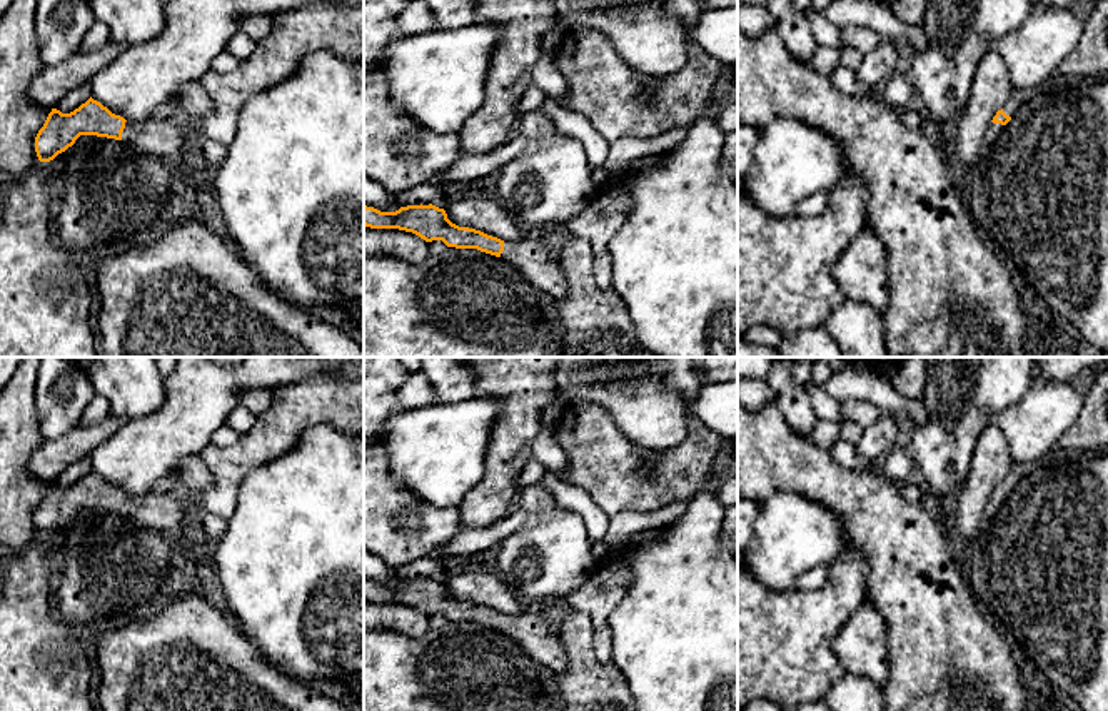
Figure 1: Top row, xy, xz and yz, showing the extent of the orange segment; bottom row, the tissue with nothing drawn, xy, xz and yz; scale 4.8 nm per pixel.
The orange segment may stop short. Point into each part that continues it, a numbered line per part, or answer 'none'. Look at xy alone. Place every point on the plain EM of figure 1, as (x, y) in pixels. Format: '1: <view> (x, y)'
1: xy (162, 508)

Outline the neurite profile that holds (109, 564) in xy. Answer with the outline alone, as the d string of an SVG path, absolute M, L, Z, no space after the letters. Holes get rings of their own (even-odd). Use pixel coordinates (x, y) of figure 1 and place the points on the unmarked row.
M80 509L58 541L53 609L63 624L82 634L133 619L144 601L165 584L170 569L172 544L162 532L122 514Z

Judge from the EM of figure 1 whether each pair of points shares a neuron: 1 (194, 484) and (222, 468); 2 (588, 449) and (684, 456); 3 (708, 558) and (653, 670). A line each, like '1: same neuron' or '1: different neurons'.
1: different neurons
2: same neuron
3: same neuron

